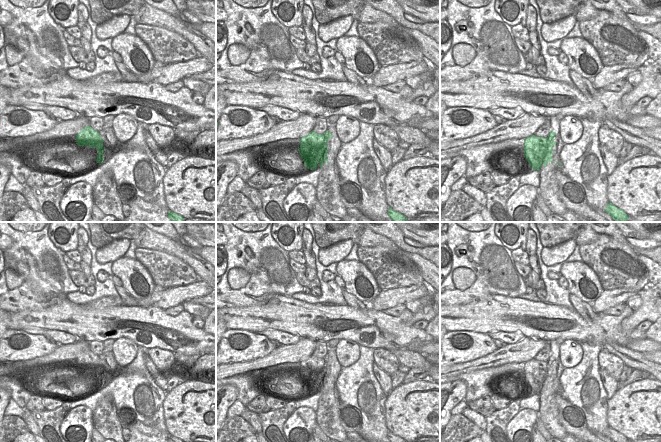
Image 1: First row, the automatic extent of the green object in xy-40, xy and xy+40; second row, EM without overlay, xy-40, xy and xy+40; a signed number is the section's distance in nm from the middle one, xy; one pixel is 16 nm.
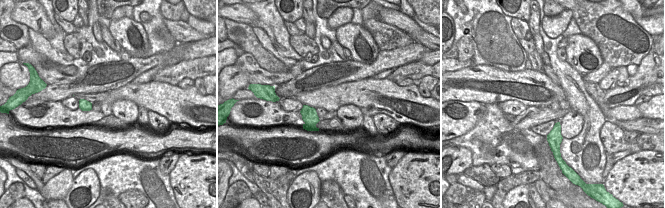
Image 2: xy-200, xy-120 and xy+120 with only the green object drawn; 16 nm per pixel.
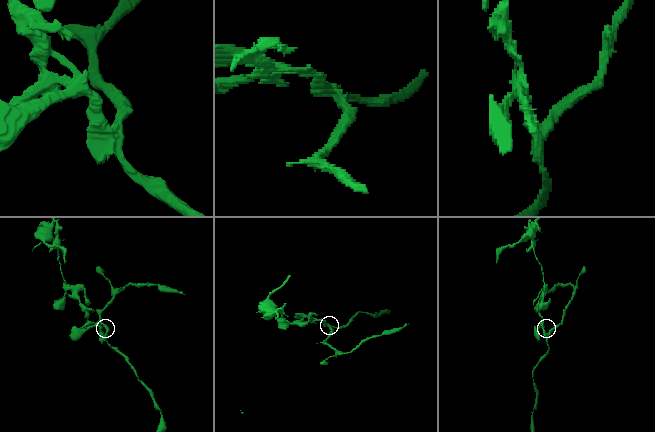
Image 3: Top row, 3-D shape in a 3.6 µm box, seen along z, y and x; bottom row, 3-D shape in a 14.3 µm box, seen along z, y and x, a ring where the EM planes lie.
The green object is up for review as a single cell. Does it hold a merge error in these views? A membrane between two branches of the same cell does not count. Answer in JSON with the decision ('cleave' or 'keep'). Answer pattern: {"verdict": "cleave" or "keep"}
{"verdict": "cleave"}

